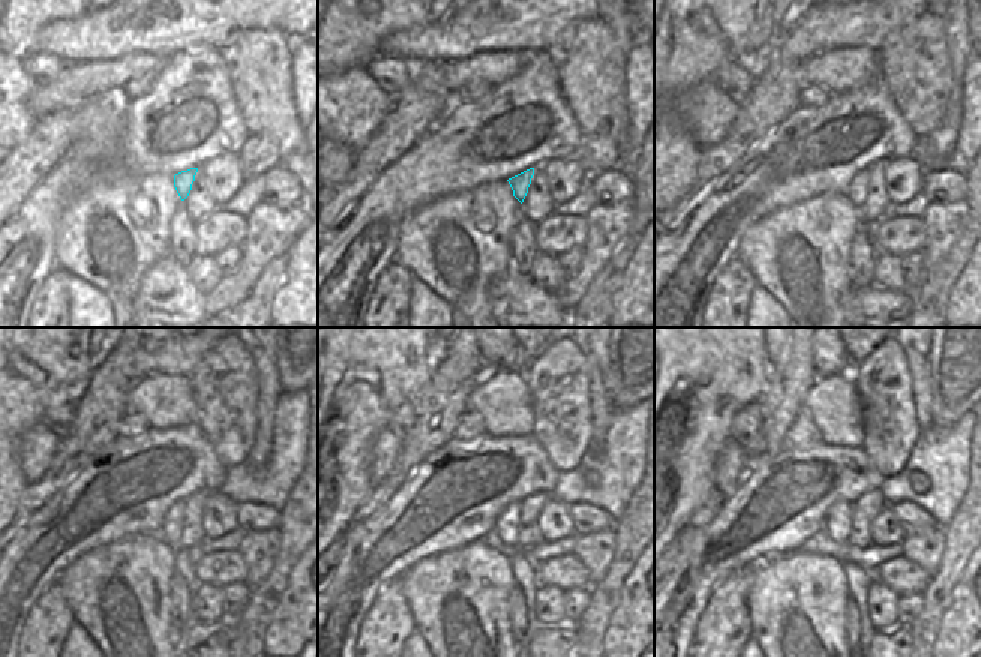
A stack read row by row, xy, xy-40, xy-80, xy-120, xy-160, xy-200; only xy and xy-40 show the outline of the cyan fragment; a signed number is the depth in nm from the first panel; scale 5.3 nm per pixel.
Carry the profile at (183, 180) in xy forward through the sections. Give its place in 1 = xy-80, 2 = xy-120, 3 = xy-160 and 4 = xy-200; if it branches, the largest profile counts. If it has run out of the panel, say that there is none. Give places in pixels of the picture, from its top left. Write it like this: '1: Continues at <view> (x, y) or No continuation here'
1: Continues at xy-80 (857, 192)
2: Continues at xy-120 (171, 525)
3: Continues at xy-160 (506, 525)
4: Continues at xy-200 (839, 518).

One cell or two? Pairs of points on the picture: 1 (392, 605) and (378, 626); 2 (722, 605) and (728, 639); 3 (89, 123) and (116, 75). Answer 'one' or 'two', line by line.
1: one
2: one
3: two

